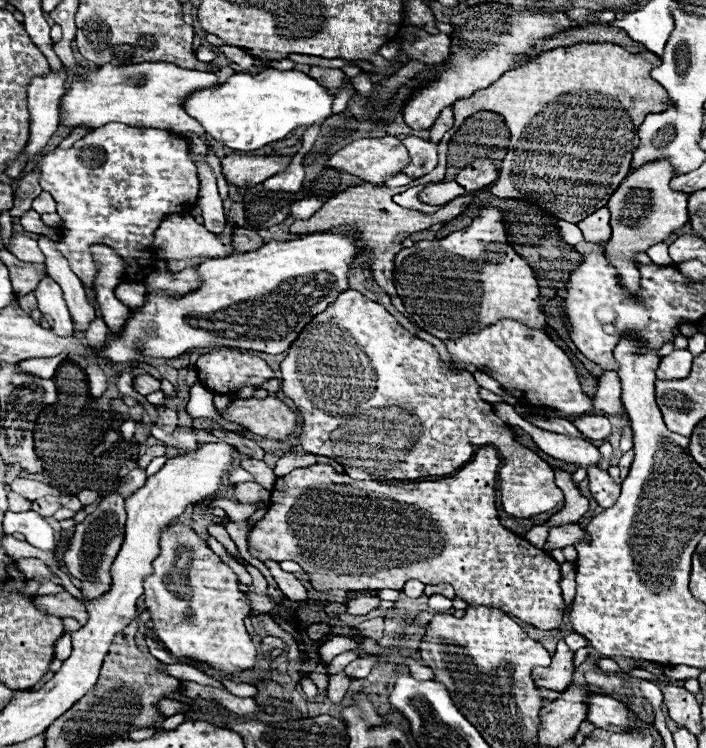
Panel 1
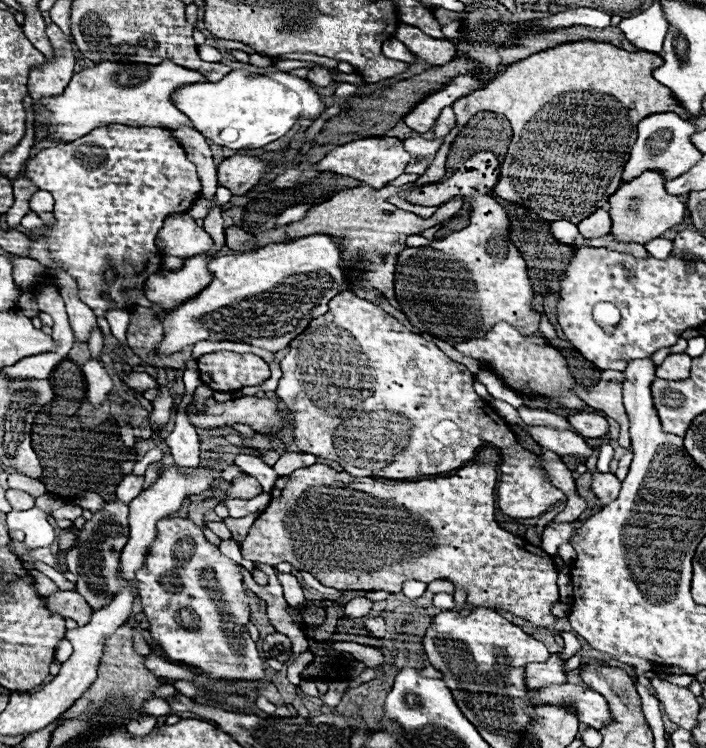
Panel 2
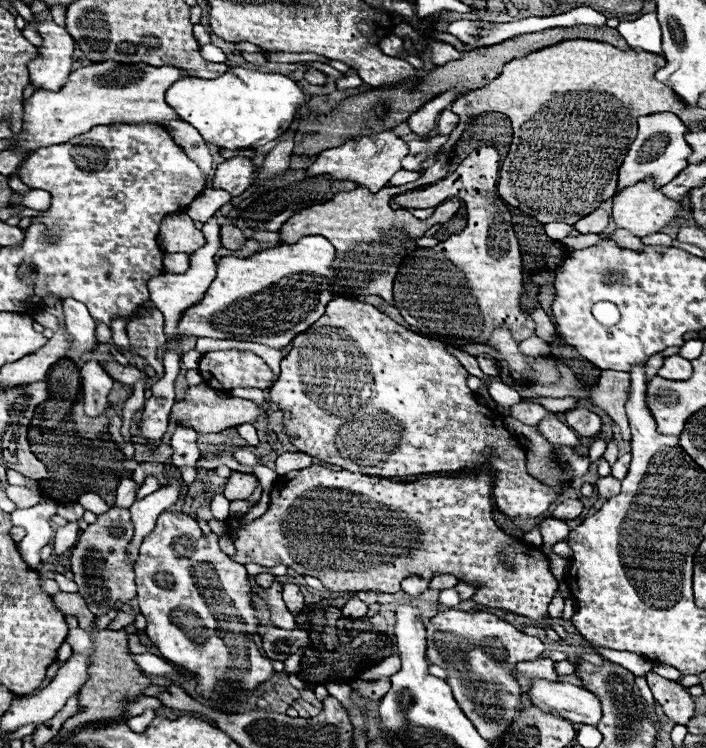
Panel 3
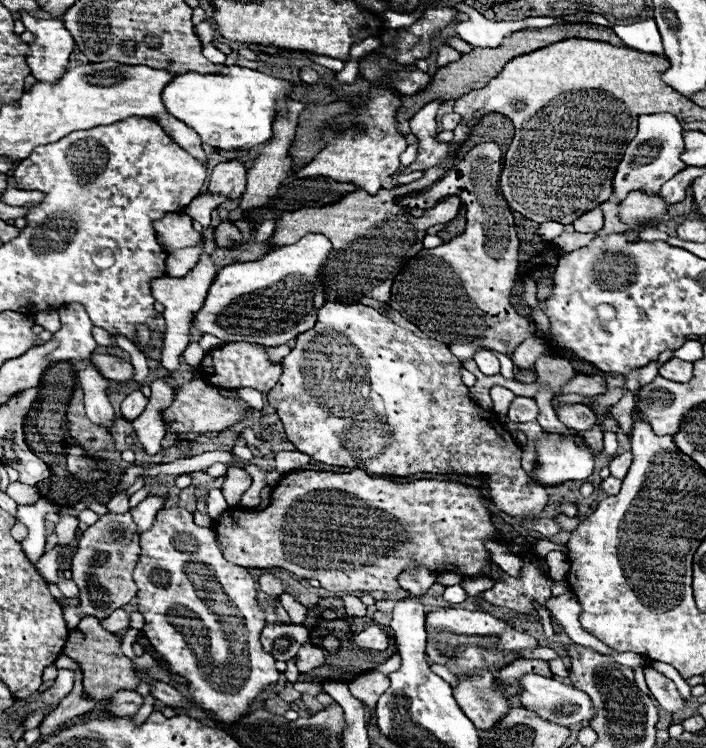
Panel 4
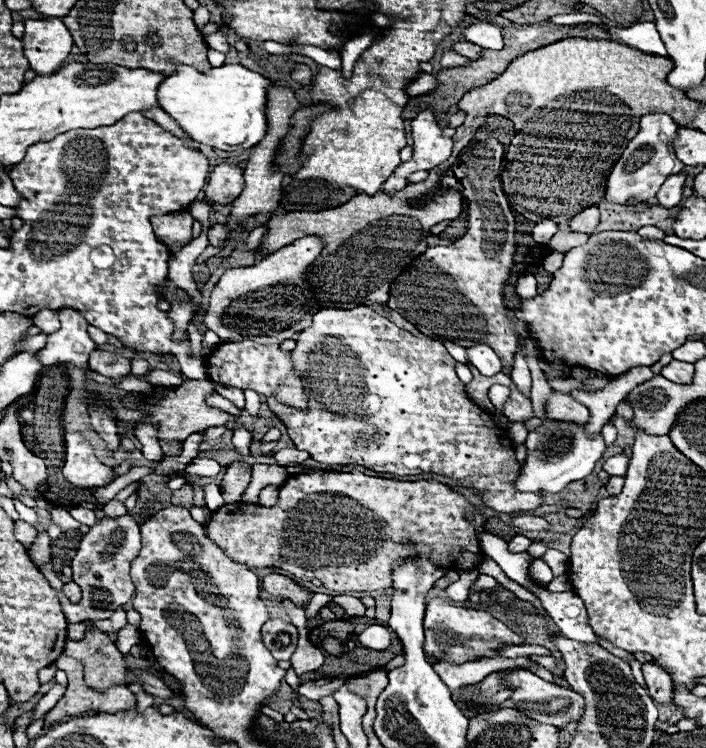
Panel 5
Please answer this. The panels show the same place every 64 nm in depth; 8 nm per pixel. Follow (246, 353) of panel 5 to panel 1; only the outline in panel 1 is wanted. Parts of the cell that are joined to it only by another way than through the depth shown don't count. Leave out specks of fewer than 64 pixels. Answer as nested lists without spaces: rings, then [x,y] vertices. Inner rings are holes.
[[[214,350],[196,360],[200,384],[216,394],[236,394],[244,386],[260,386],[274,376],[274,370],[254,354]]]

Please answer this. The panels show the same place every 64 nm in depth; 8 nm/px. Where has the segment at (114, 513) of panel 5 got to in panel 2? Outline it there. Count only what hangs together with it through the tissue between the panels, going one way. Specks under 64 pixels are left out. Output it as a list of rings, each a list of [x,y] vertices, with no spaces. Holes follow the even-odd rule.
[[[128,474],[124,476],[124,480],[118,484],[116,488],[116,496],[120,502],[124,504],[130,504],[142,490],[142,484],[144,484],[144,478],[142,476],[134,476],[134,474]]]

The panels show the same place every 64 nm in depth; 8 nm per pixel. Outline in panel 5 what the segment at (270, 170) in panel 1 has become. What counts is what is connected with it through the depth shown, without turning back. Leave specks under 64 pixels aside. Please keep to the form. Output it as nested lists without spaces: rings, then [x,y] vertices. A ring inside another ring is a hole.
[[[232,164],[214,166],[208,186],[204,190],[204,198],[212,204],[230,204],[244,188],[242,170]]]

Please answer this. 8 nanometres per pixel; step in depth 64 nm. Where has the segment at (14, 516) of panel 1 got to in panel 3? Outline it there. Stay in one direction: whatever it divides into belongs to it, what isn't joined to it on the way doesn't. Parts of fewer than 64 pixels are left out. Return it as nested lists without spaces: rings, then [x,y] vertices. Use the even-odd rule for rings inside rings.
[[[43,501],[32,508],[16,508],[12,516],[14,526],[22,526],[26,530],[26,535],[18,544],[23,560],[34,568],[34,555],[36,556],[42,547],[48,545],[52,540],[54,532],[48,524],[50,516],[56,514],[56,504],[53,501]]]

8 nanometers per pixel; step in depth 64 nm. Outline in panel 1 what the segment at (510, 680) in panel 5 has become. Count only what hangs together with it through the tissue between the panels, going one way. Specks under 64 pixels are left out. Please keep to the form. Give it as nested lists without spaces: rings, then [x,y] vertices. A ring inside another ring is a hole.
[[[592,692],[586,698],[586,702],[588,702],[586,720],[592,722],[596,728],[608,728],[608,730],[620,730],[620,732],[630,730],[626,704],[618,702],[612,696],[596,694],[596,692]]]

